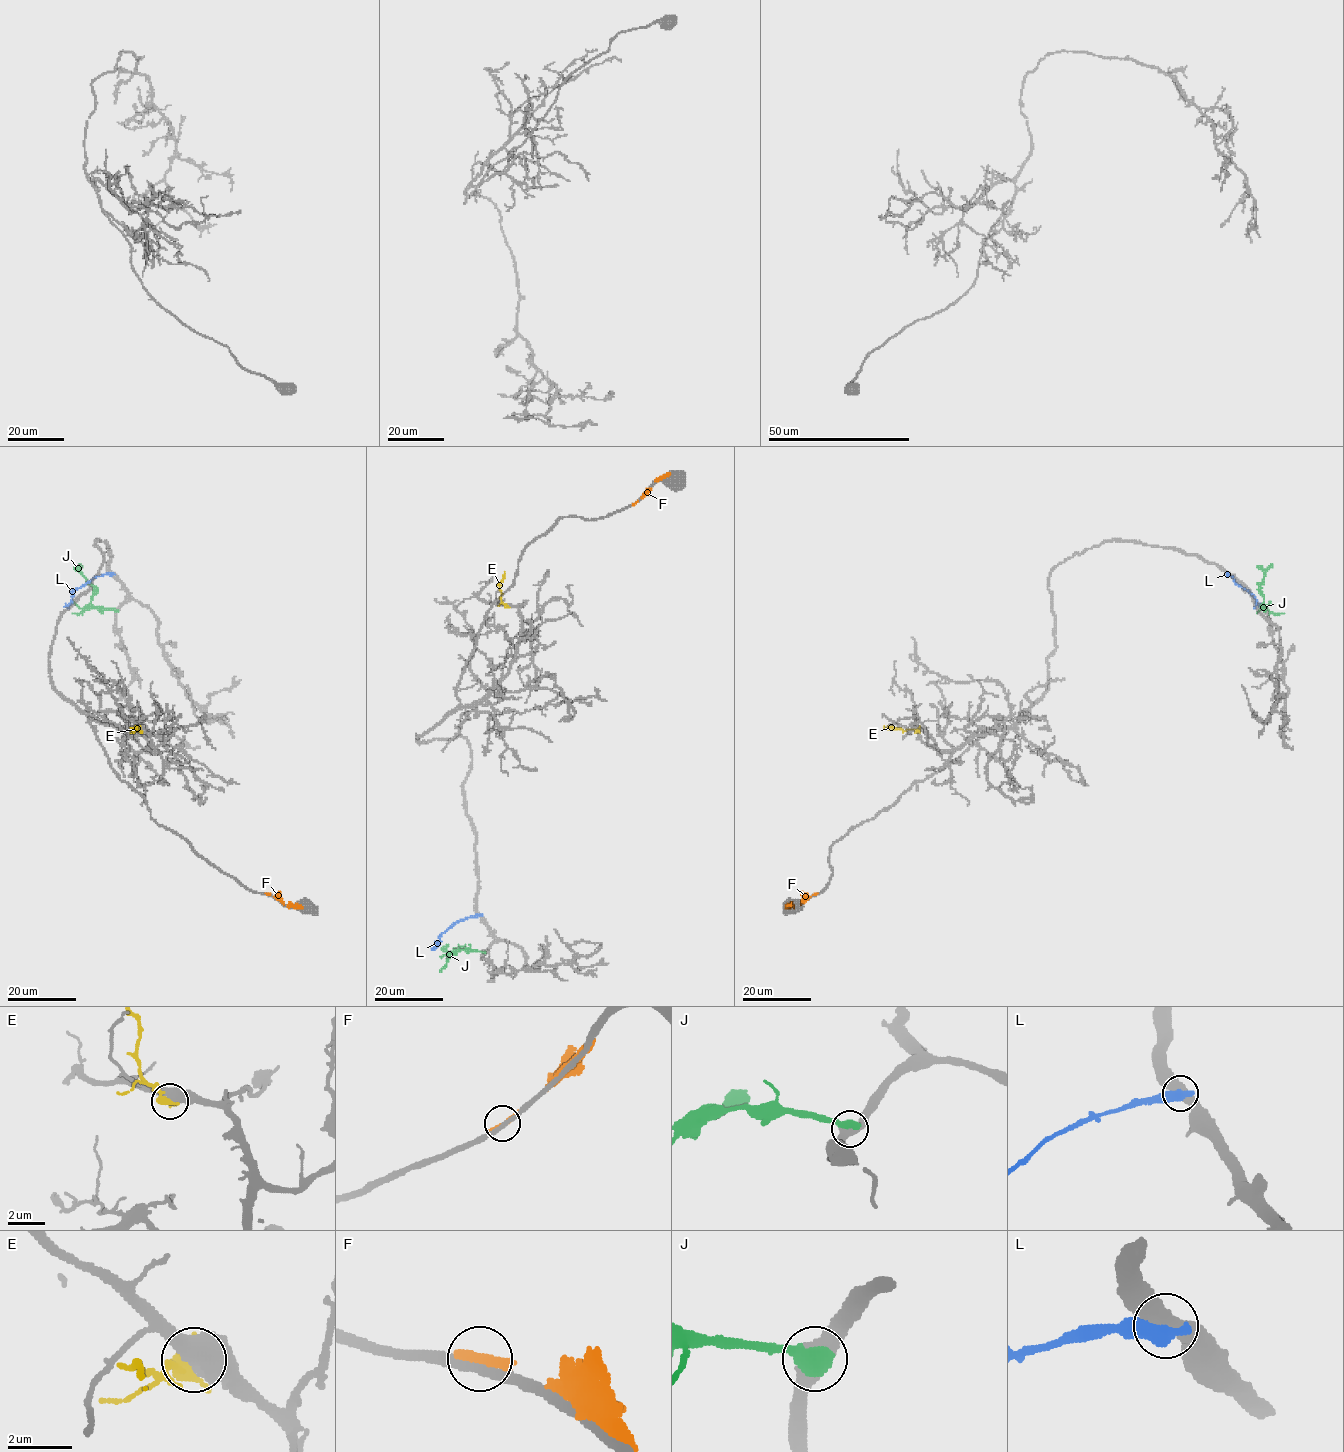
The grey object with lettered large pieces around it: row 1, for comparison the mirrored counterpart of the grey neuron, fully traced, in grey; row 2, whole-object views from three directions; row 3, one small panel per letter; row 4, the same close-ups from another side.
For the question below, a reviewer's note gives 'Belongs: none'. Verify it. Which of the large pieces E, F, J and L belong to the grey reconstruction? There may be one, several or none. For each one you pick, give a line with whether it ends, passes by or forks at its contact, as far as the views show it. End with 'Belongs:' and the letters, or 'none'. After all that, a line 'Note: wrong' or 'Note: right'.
J: it ends
Belongs: J
Note: wrong

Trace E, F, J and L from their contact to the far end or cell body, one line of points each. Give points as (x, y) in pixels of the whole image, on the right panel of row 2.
E: (919, 729), (903, 730), (884, 726)
F: (815, 893), (800, 904), (784, 907)
J: (1266, 610), (1262, 608), (1263, 596), (1260, 585), (1264, 570), (1256, 566)
L: (1227, 574), (1261, 607)

